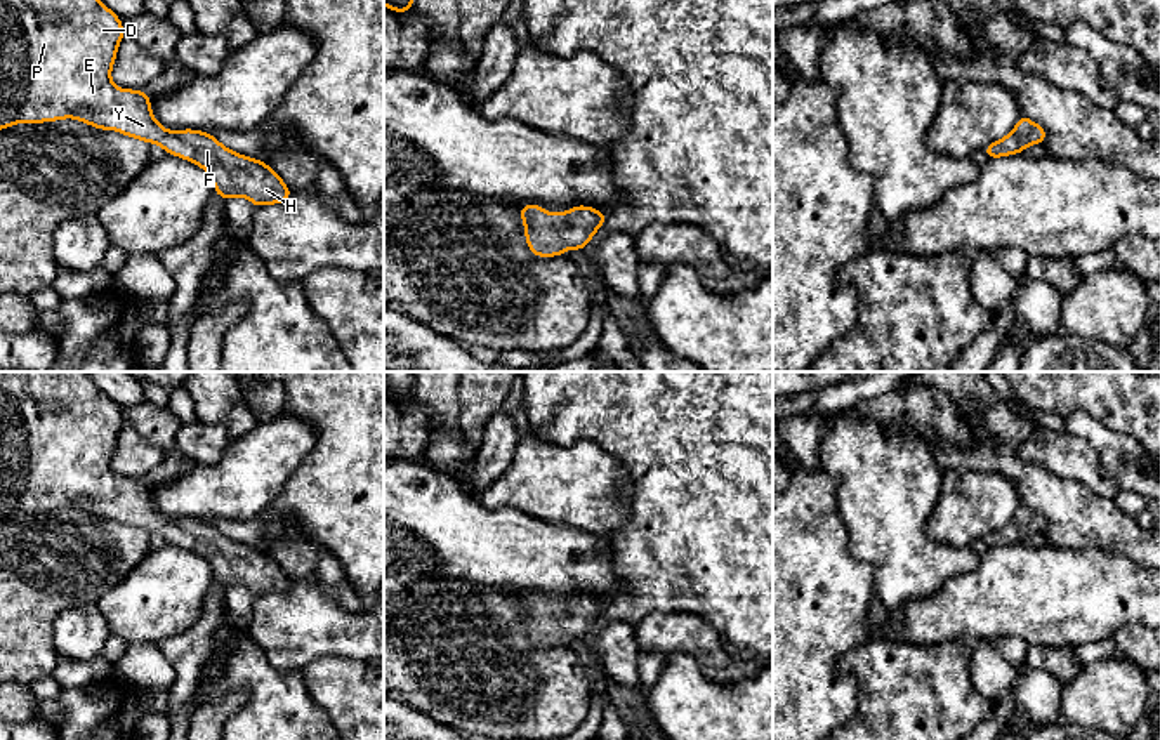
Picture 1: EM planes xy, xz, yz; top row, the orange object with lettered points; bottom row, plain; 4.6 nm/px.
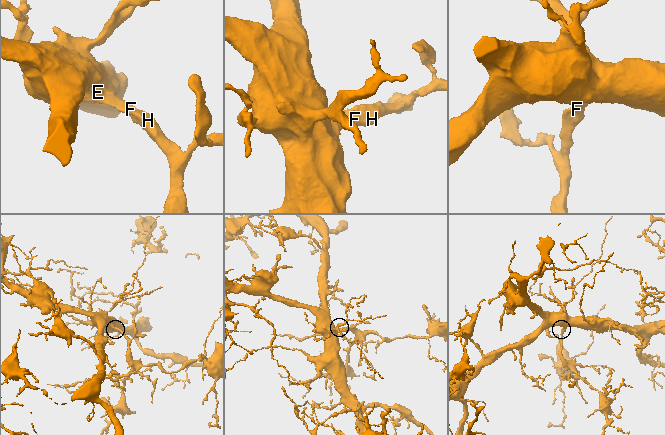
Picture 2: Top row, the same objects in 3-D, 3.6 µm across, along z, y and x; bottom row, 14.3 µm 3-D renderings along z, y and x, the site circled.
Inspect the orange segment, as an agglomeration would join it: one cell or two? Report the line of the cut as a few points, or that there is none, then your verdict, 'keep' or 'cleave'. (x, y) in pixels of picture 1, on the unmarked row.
no cut | keep

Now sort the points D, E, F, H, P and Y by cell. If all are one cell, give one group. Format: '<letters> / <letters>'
D E F H P Y

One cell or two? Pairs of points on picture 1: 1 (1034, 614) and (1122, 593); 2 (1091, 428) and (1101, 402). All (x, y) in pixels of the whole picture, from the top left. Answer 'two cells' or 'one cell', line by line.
1: one cell
2: two cells

